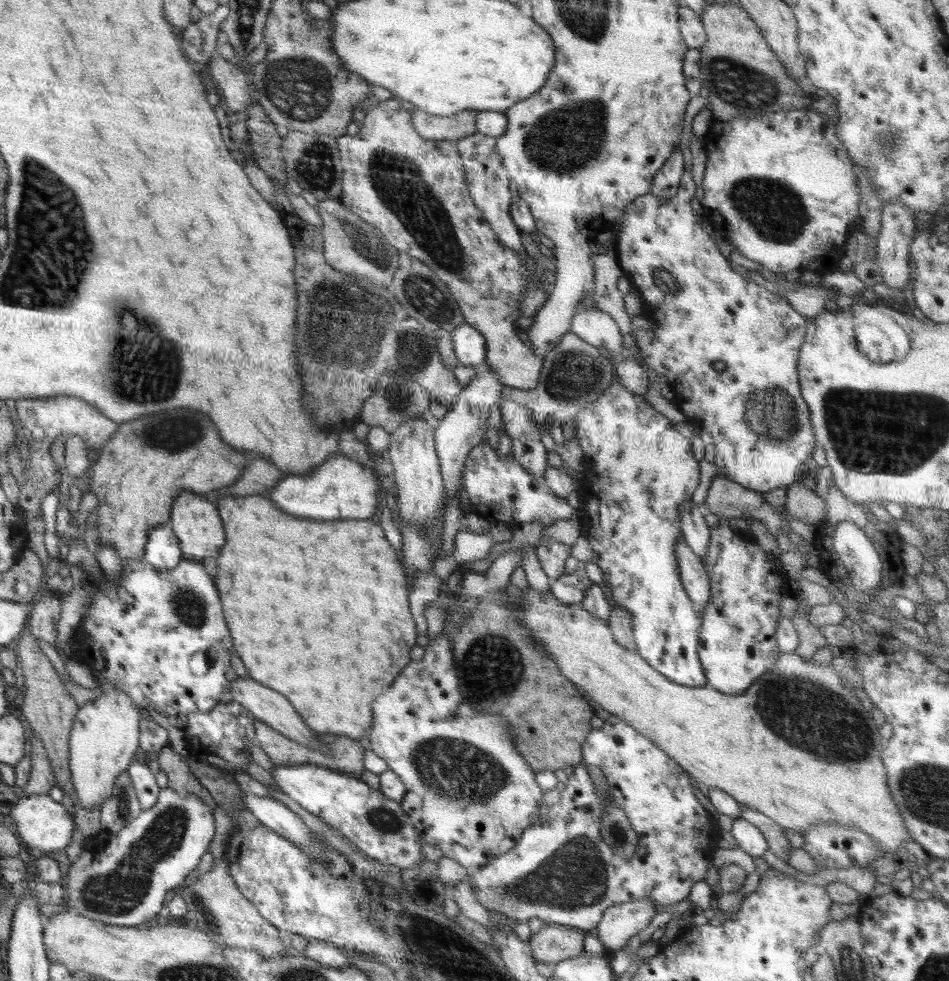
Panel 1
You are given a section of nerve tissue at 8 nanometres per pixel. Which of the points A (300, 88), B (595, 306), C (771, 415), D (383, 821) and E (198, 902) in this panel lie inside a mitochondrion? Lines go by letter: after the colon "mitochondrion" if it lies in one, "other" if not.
A: mitochondrion
B: other
C: mitochondrion
D: mitochondrion
E: mitochondrion

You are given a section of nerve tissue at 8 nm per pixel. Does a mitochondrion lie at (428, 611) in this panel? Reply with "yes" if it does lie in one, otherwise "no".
no

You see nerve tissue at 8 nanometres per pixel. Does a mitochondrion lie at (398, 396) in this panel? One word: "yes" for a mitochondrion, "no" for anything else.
yes

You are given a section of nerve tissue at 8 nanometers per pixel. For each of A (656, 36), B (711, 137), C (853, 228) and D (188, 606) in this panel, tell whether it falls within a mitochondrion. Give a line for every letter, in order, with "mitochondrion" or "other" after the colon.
A: other
B: other
C: other
D: mitochondrion

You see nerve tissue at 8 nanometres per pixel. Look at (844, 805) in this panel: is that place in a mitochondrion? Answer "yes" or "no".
no

